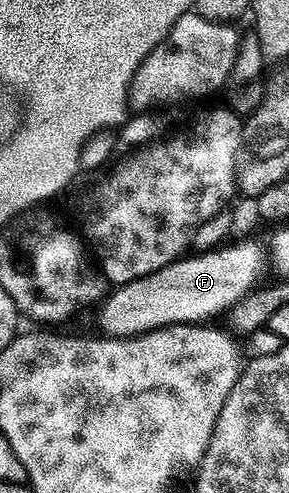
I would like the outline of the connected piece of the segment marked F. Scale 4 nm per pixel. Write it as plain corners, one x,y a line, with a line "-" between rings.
245,241
239,245
229,244
222,244
210,253
182,256
167,267
159,267
159,271
151,271
151,275
143,275
131,283
116,286
100,302
100,332
111,337
137,337
141,333
149,333
152,329
162,329
168,325
196,325
208,322
213,319
209,317
217,317
220,313
222,316
243,294
250,292
258,284
261,261
263,265
262,246
260,249
253,241

